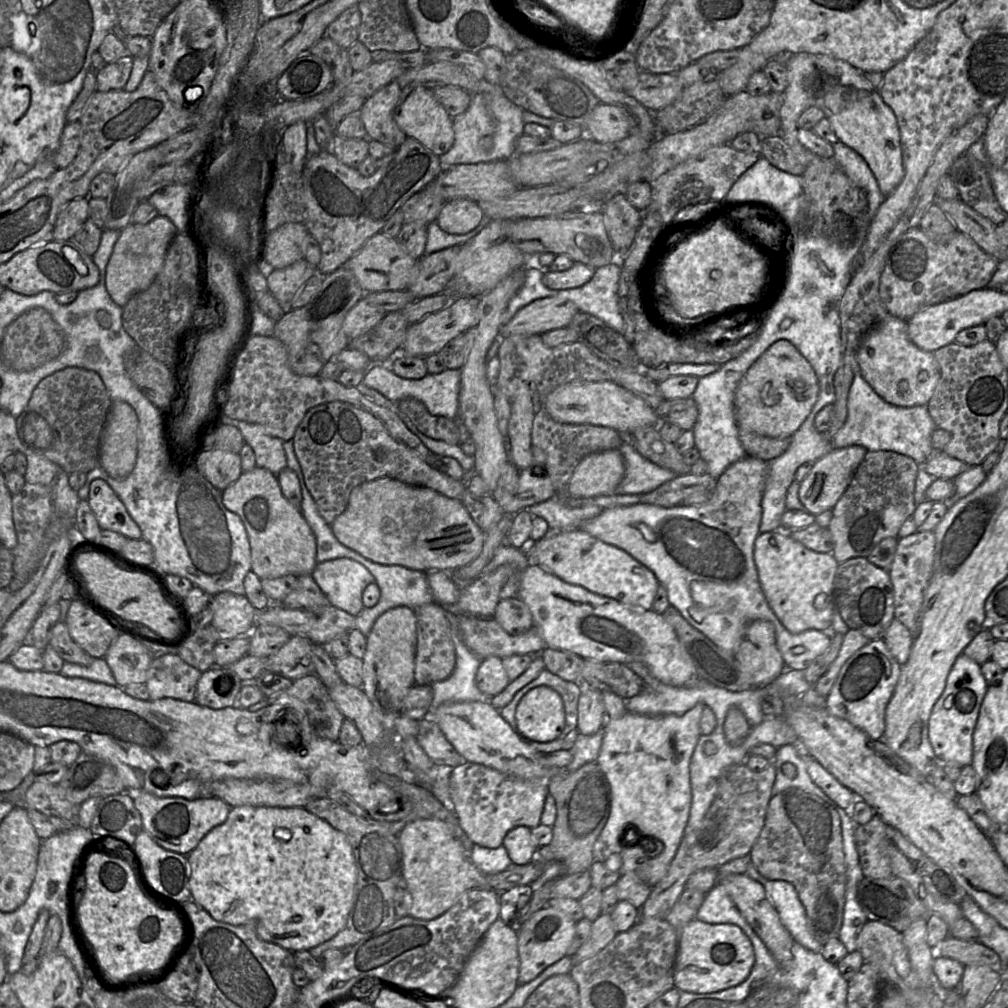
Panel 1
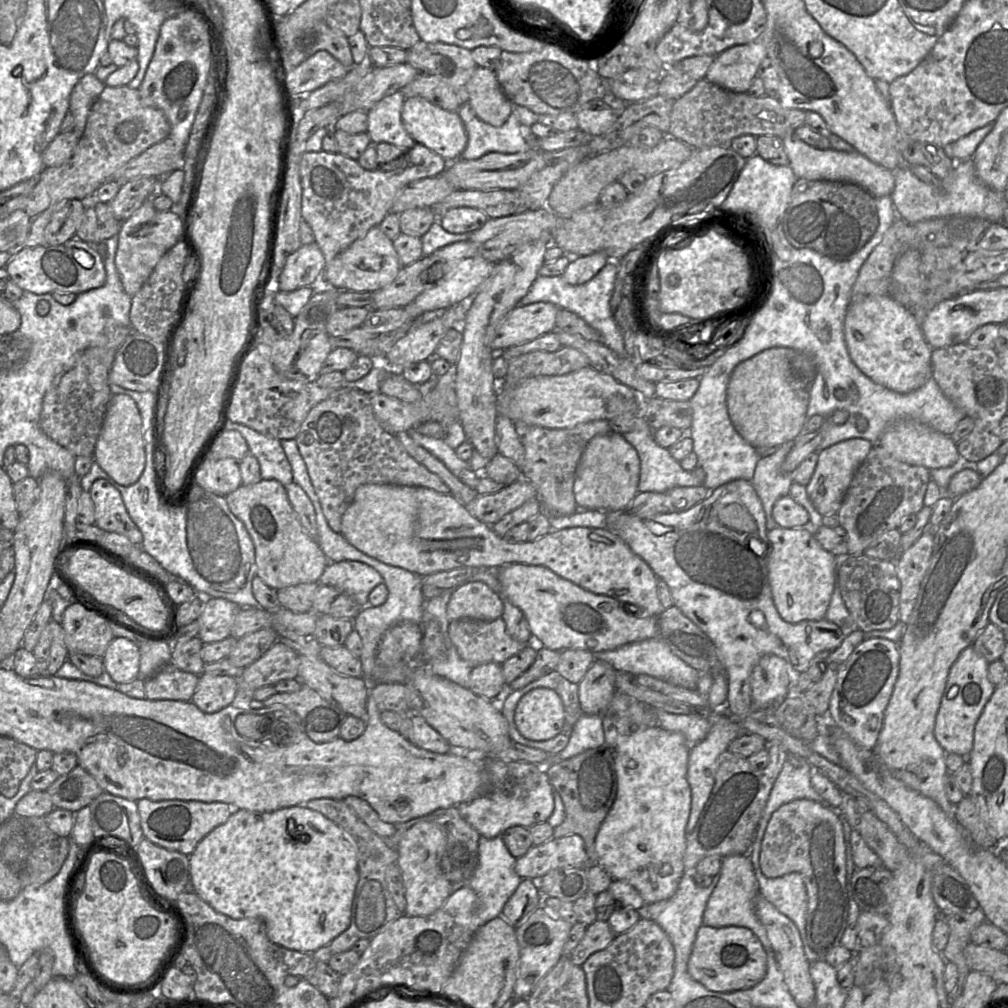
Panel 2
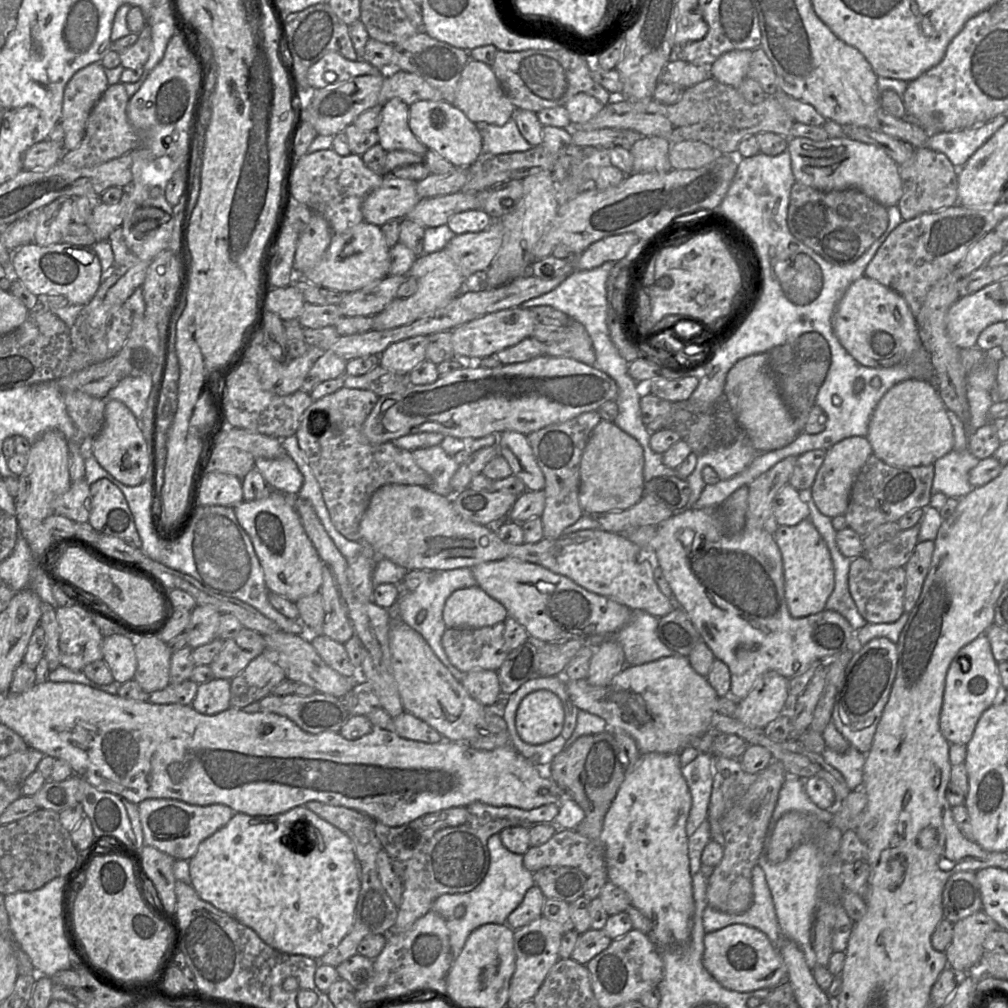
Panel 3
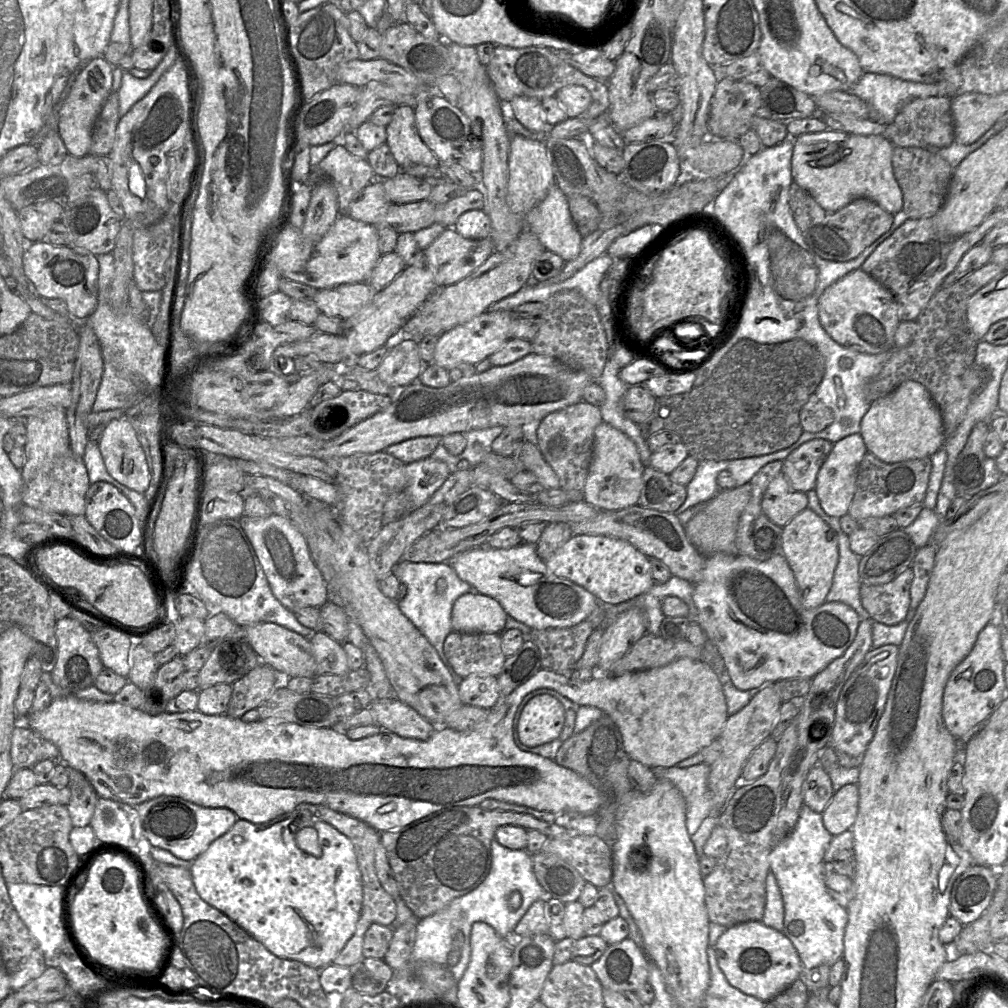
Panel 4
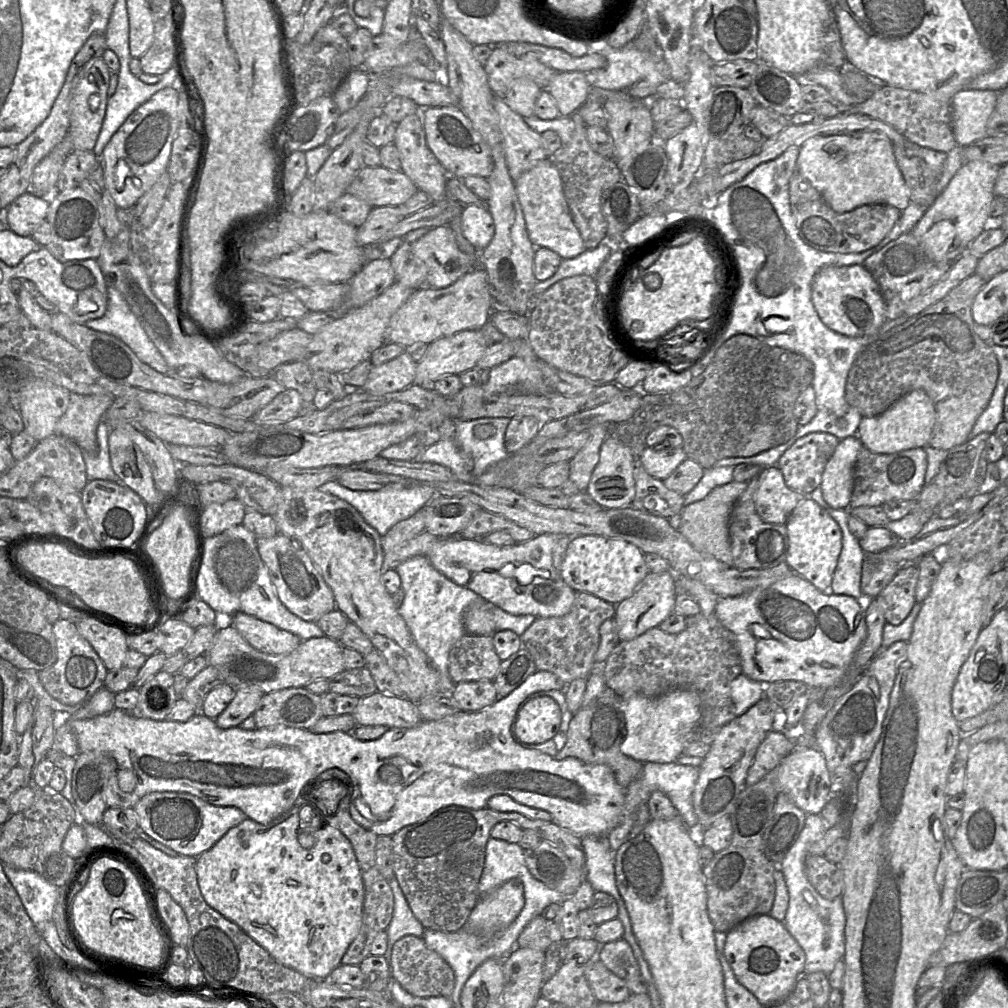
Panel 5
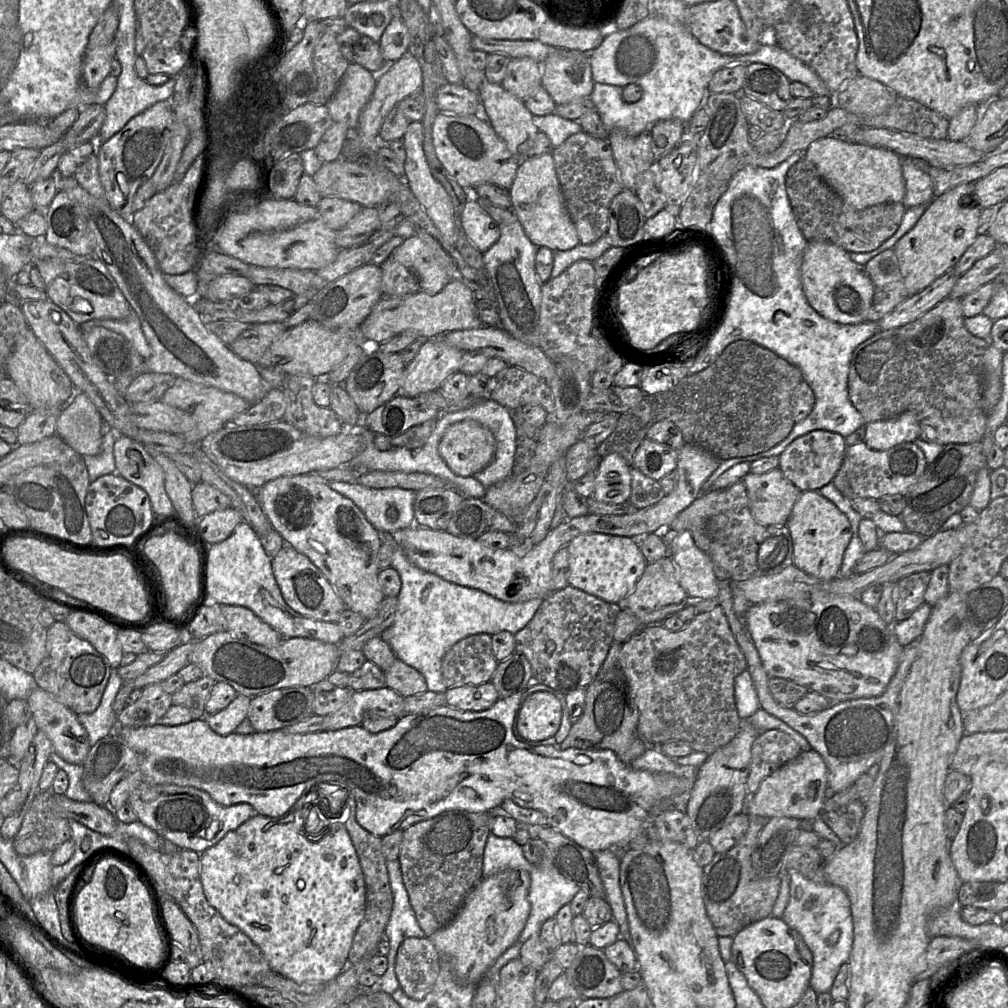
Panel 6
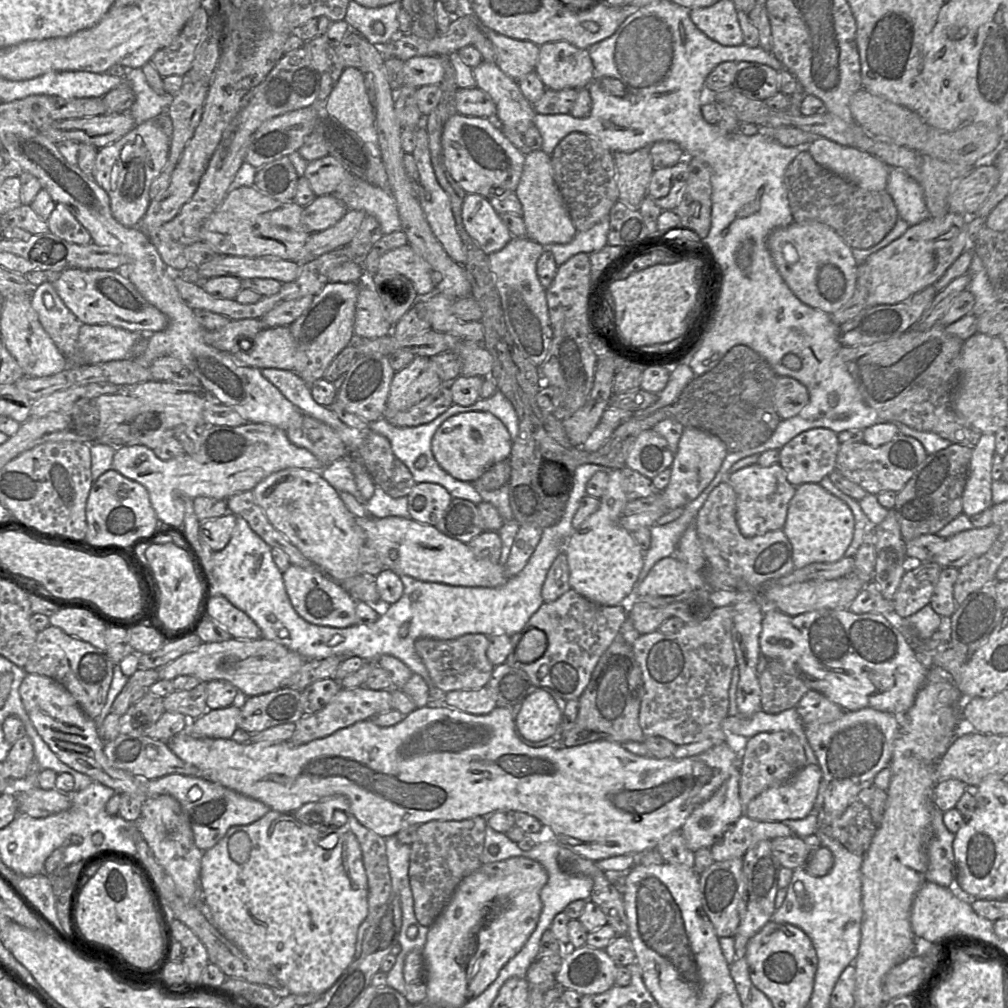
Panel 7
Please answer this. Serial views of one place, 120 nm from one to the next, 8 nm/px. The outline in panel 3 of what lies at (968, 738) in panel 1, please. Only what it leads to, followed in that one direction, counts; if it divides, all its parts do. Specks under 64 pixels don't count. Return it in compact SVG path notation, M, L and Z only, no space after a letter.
M981 634L962 647L952 660L945 678L940 712L940 731L950 744L966 745L971 740L983 712L995 703L996 697L1005 693L997 665L986 634Z

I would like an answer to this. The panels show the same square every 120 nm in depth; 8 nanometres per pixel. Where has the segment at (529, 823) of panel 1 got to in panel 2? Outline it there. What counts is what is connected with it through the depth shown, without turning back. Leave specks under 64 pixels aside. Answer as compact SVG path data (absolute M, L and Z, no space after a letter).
M484 759L487 774L487 789L470 802L457 806L461 817L485 838L492 839L513 826L530 828L547 822L554 810L554 789L544 770L526 762L506 762L499 759Z

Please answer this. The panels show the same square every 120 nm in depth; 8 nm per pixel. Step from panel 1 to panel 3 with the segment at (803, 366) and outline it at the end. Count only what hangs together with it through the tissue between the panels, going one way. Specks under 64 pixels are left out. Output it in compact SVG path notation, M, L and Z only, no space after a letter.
M754 354L737 361L729 370L724 395L742 432L757 452L768 452L790 444L800 433L769 371L767 357Z

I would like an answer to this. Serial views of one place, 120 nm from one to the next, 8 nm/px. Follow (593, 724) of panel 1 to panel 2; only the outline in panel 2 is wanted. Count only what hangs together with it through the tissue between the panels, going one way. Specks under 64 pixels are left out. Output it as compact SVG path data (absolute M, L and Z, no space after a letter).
M594 660L578 684L579 701L583 714L603 716L615 689L616 671L607 662Z

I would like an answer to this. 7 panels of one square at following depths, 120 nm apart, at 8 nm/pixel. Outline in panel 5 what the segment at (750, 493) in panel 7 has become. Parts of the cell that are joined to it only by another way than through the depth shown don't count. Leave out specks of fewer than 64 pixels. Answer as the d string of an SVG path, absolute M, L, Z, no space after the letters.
M777 465L760 472L754 504L759 517L771 524L786 524L797 505L807 496L790 489Z

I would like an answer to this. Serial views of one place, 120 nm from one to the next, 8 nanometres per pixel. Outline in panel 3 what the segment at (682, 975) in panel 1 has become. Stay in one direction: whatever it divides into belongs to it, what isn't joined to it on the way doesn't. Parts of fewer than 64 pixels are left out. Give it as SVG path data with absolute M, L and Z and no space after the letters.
M732 924L706 933L702 963L721 986L736 992L773 989L786 977L786 967L779 950L763 932L743 924Z

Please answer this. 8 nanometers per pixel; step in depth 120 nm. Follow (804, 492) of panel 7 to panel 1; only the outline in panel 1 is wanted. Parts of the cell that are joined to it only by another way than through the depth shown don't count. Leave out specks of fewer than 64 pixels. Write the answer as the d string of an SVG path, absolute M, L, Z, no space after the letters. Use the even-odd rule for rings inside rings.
M776 529L757 536L754 543L754 562L768 605L791 634L799 634L811 629L823 632L831 630L835 612L834 577L839 564L831 553L814 552L793 540L784 529ZM820 594L825 595L826 601L823 607L816 607L814 600Z

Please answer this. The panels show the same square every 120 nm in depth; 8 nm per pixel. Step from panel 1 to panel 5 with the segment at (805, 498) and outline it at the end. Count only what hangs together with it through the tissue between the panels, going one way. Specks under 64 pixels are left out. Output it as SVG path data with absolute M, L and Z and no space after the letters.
M855 435L843 438L827 461L819 487L831 508L850 509L854 465L862 447L862 442Z

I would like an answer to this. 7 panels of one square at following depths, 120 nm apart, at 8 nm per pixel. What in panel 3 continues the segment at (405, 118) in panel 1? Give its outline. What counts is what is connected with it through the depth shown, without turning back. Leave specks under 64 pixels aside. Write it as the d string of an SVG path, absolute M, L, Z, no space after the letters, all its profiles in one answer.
M421 100L409 105L408 124L412 133L455 167L470 167L482 155L482 137L476 123L447 101Z

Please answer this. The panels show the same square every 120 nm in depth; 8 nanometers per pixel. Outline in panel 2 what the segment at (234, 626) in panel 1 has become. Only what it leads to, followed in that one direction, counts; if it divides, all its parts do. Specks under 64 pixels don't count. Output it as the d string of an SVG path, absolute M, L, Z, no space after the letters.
M201 596L203 611L195 620L200 625L198 637L203 643L217 642L229 637L233 618L242 607L223 598Z

